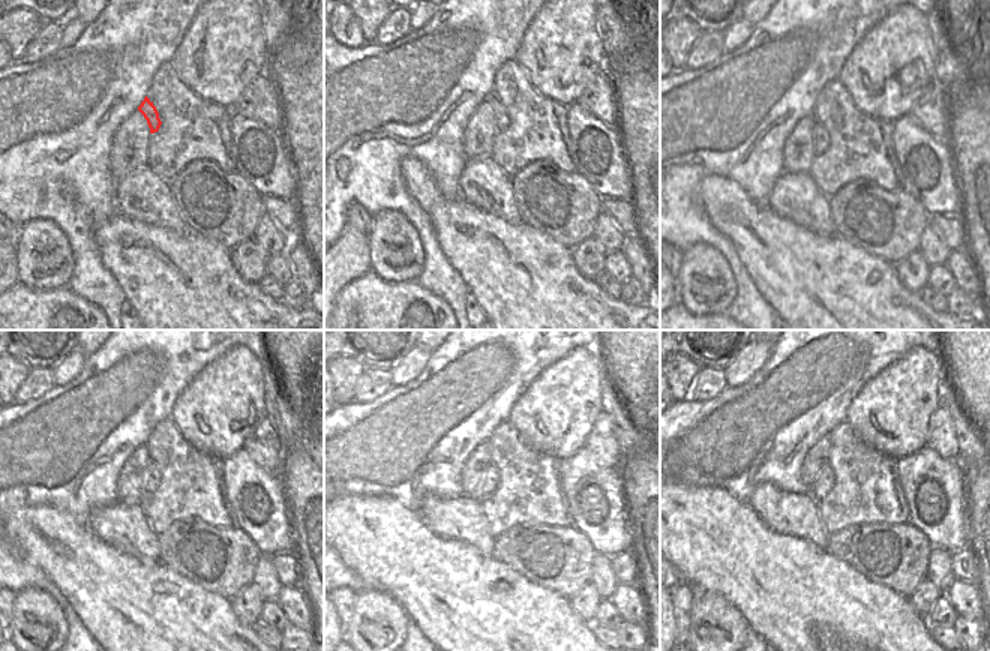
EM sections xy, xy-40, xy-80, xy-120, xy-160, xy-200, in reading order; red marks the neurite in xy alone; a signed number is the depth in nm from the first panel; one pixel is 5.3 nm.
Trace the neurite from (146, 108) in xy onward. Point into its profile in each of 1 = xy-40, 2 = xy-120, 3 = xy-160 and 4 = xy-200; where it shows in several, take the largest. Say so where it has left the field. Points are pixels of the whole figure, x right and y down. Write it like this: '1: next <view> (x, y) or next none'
1: next xy-40 (485, 134)
2: next xy-120 (150, 479)
3: next xy-160 (489, 482)
4: next xy-200 (824, 482)

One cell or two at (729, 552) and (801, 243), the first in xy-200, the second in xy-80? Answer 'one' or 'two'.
one

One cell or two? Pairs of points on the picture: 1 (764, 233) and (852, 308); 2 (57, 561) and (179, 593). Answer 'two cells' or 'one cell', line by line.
1: one cell
2: one cell

